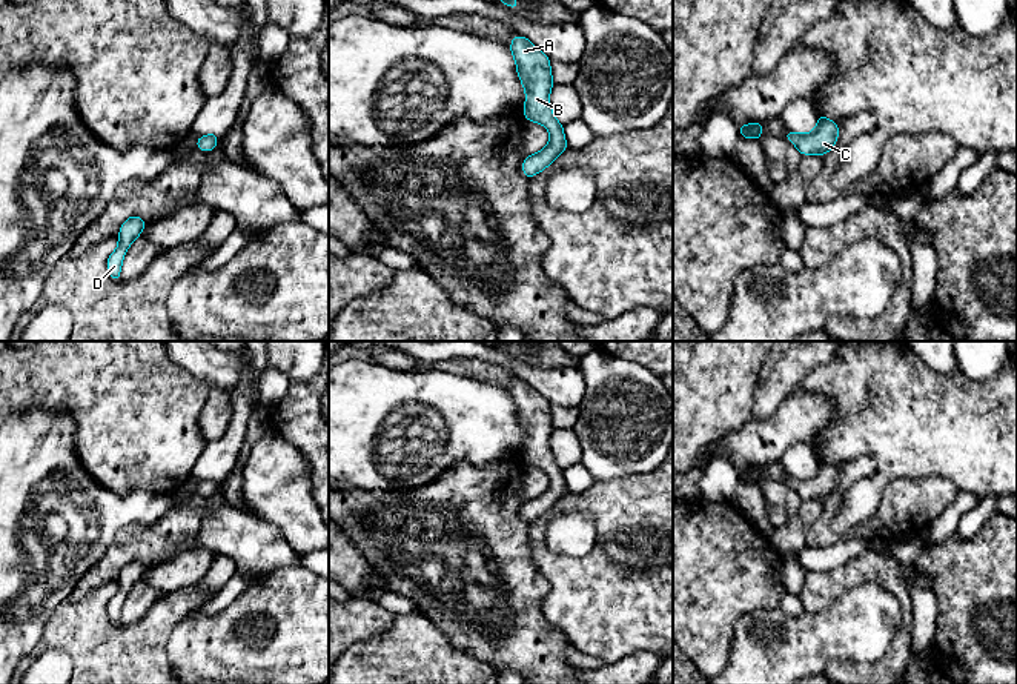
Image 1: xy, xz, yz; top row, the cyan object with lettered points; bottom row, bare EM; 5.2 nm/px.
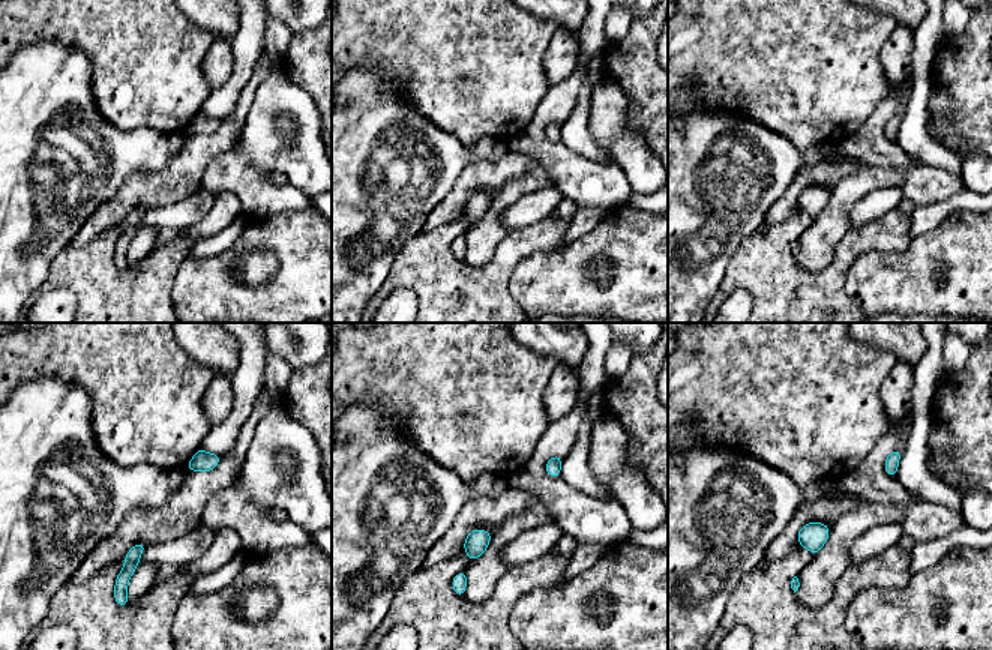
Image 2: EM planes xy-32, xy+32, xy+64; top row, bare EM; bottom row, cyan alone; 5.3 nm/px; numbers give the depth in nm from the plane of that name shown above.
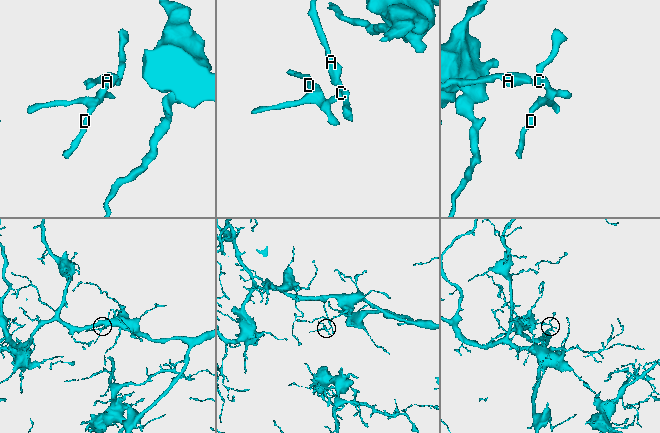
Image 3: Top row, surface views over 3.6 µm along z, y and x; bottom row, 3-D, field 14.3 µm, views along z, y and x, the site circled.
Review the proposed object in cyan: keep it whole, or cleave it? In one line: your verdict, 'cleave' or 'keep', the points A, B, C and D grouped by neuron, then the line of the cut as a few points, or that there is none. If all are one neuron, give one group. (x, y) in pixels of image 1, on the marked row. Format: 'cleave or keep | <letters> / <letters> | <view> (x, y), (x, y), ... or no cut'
keep | A B C D | no cut

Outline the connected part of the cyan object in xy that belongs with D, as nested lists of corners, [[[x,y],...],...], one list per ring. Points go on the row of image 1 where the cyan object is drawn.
[[[128,217],[118,231],[118,246],[109,255],[106,267],[112,281],[120,281],[123,258],[135,238],[138,238],[146,227],[146,221],[138,217]]]

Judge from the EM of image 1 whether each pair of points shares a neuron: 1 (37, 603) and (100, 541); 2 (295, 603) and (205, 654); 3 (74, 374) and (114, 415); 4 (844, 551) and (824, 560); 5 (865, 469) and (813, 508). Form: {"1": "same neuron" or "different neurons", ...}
{"1": "same neuron", "2": "same neuron", "3": "same neuron", "4": "same neuron", "5": "different neurons"}

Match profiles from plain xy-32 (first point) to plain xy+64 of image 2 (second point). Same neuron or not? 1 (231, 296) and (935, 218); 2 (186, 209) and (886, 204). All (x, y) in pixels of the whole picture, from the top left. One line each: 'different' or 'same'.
1: different
2: same

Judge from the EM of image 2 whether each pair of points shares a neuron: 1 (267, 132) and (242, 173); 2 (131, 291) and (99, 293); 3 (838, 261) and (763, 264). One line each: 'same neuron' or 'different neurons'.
1: different neurons
2: same neuron
3: same neuron

